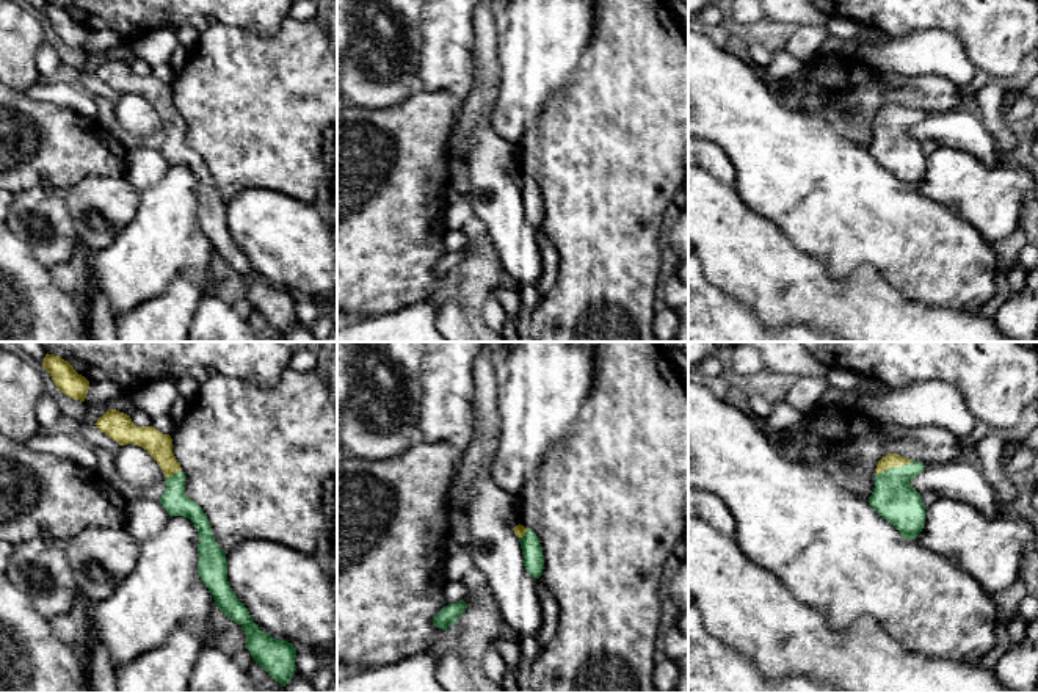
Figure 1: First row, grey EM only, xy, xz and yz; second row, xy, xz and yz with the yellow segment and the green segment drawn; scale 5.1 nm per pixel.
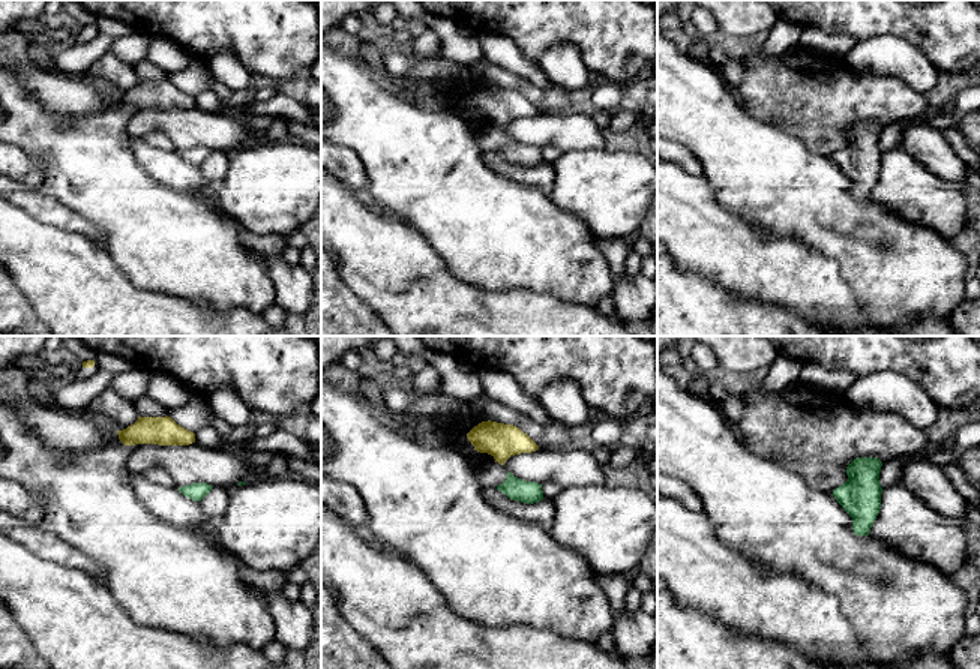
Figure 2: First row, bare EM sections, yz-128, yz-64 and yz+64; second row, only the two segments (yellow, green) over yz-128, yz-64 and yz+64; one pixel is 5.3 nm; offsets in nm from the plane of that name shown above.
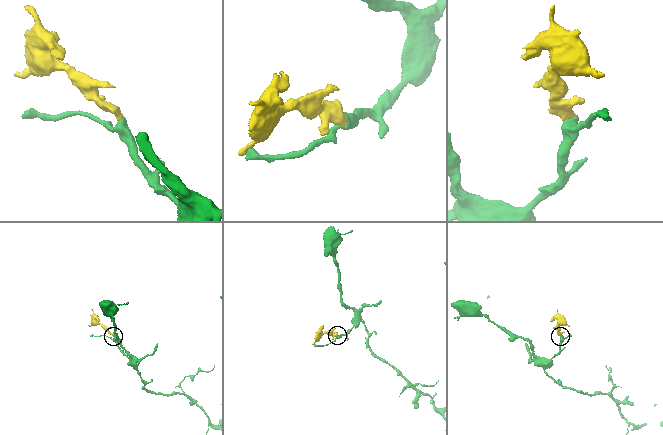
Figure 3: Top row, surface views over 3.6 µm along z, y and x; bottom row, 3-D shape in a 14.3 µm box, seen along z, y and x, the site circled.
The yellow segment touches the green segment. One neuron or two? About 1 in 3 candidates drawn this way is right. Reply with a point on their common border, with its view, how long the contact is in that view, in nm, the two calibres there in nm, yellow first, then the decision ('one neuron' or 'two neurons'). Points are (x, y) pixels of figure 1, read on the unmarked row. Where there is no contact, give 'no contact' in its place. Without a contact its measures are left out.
contact yz (894, 115); length 200 nm; calibres 70 and 220 nm; one neuron

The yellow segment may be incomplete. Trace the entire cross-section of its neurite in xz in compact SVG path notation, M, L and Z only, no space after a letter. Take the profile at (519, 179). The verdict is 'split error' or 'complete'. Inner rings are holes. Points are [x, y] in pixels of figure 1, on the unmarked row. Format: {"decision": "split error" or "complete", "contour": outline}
{"decision": "split error", "contour": "M521 172L516 174L513 179L521 190L525 220L532 226L539 227L544 218L544 204L539 187L533 179L525 177Z"}

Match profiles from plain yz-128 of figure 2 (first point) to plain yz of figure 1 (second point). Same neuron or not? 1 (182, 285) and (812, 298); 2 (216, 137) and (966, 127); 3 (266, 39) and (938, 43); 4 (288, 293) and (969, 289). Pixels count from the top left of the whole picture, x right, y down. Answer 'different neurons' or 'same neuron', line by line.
1: different neurons
2: same neuron
3: different neurons
4: different neurons

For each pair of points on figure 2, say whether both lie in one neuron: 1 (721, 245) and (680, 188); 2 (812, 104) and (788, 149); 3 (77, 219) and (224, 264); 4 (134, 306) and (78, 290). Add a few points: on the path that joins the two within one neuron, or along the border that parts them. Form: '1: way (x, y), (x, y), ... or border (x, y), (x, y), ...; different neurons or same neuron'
1: way (707, 231), (680, 201); same neuron
2: border (763, 120), (796, 135), (812, 152), (824, 156); different neurons
3: border (62, 204), (89, 219), (102, 233), (107, 246); different neurons
4: way (120, 306), (95, 306), (92, 303); same neuron

